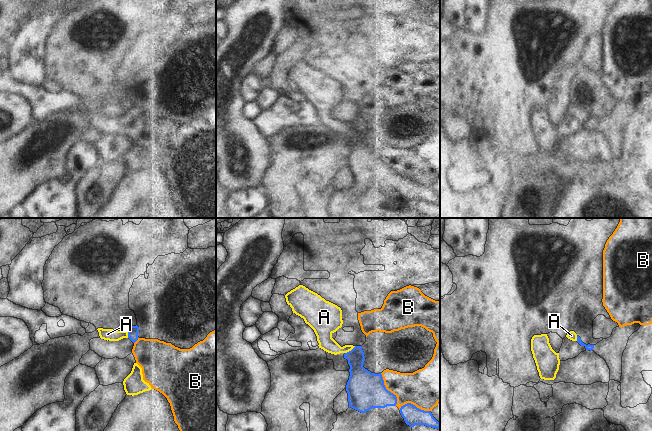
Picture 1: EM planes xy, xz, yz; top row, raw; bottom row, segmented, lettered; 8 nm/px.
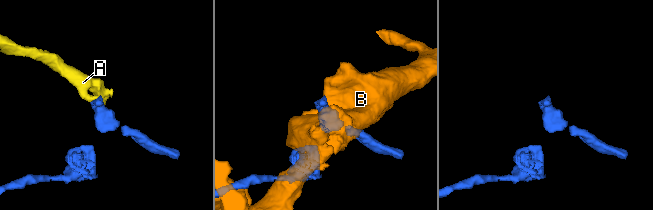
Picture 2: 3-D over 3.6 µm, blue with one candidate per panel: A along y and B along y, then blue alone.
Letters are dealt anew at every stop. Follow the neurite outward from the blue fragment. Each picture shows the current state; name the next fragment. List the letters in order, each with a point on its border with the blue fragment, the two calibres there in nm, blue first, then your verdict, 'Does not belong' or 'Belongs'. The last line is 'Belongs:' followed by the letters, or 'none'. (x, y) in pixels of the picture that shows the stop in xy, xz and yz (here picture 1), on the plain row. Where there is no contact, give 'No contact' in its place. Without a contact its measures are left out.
A: Touches blue at xz (351, 126). Thickness 190 nm (blue) against 130 nm. Belongs
B: Touches blue at xz (387, 166). Thickness 300 nm (blue) against 280 nm. Does not belong
Belongs: A.

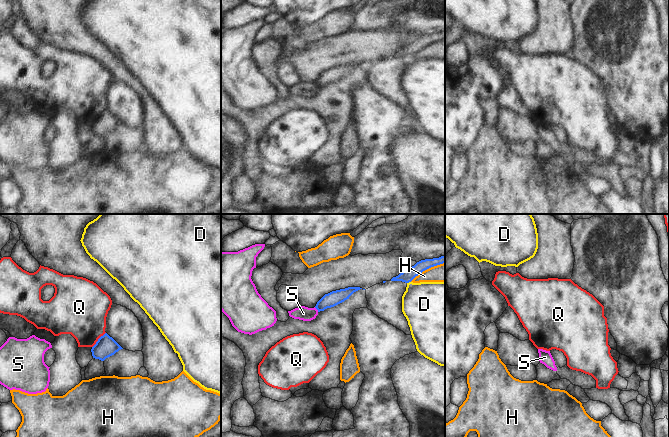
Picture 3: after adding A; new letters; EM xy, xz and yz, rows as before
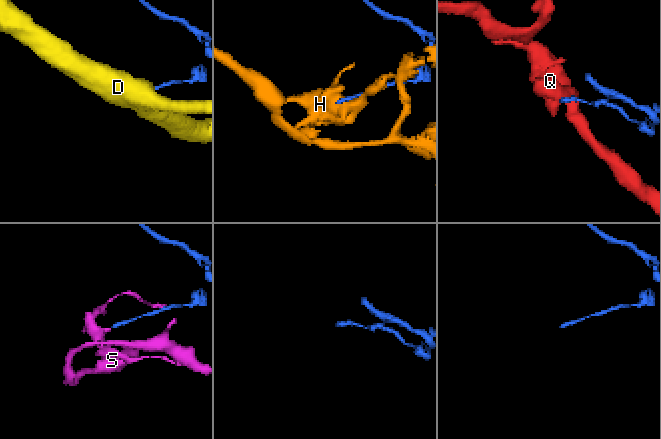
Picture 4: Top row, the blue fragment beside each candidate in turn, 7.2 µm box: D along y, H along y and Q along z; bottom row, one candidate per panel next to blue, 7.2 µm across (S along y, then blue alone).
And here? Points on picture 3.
D: Touches blue at xz (408, 58). Thickness 100 nm (blue) against 400 nm. Does not belong
H: Touches blue at xz (427, 44). Thickness 100 nm (blue) against 150 nm. Does not belong
Q: Touches blue at xy (98, 116). Thickness 170 nm (blue) against 380 nm. Does not belong
S: Touches blue at xz (316, 84). Thickness 120 nm (blue) against 110 nm. Does not belong
Belongs: none.

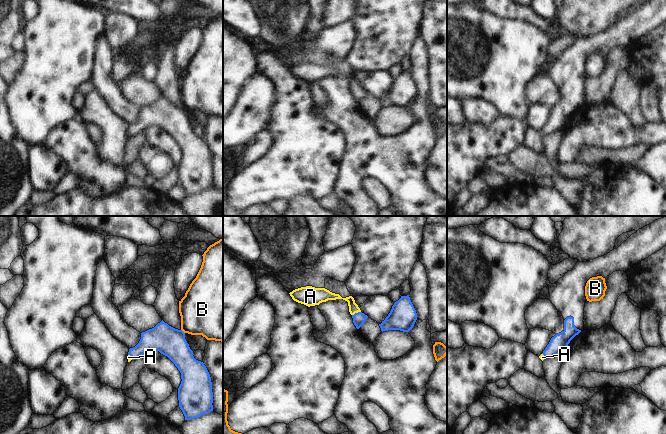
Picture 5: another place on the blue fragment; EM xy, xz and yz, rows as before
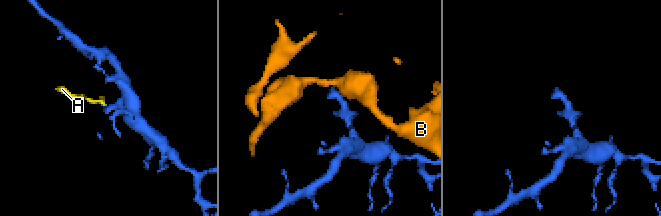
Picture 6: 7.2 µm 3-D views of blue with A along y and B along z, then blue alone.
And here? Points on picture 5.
A: Touches blue at xz (356, 89). Thickness 100 nm (blue) against 80 nm. Belongs
B: Touches blue at xy (182, 107). Thickness 240 nm (blue) against 400 nm. Does not belong
Belongs: A.

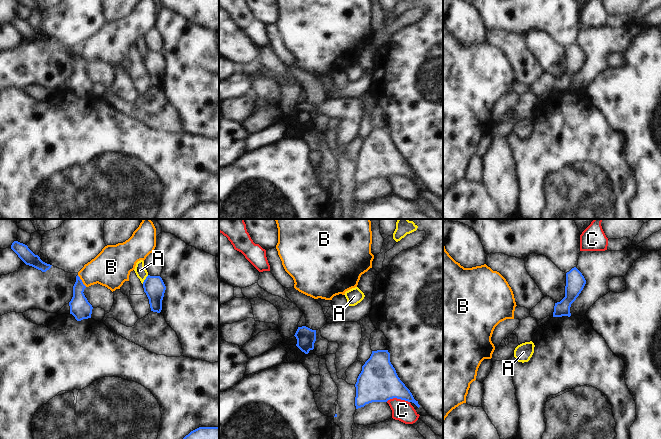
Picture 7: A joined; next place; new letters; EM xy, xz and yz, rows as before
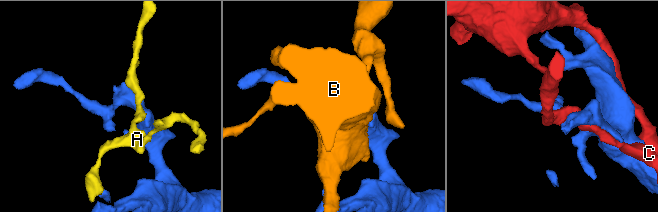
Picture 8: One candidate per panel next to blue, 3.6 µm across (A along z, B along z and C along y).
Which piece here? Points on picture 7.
A: Touches blue at xy (145, 55). Thickness 170 nm (blue) against 90 nm. Does not belong
B: Touches blue at xy (81, 57). Thickness 170 nm (blue) against 300 nm. Does not belong
C: Touches blue at xz (398, 174). Thickness 320 nm (blue) against 170 nm. Does not belong
Belongs: none.

